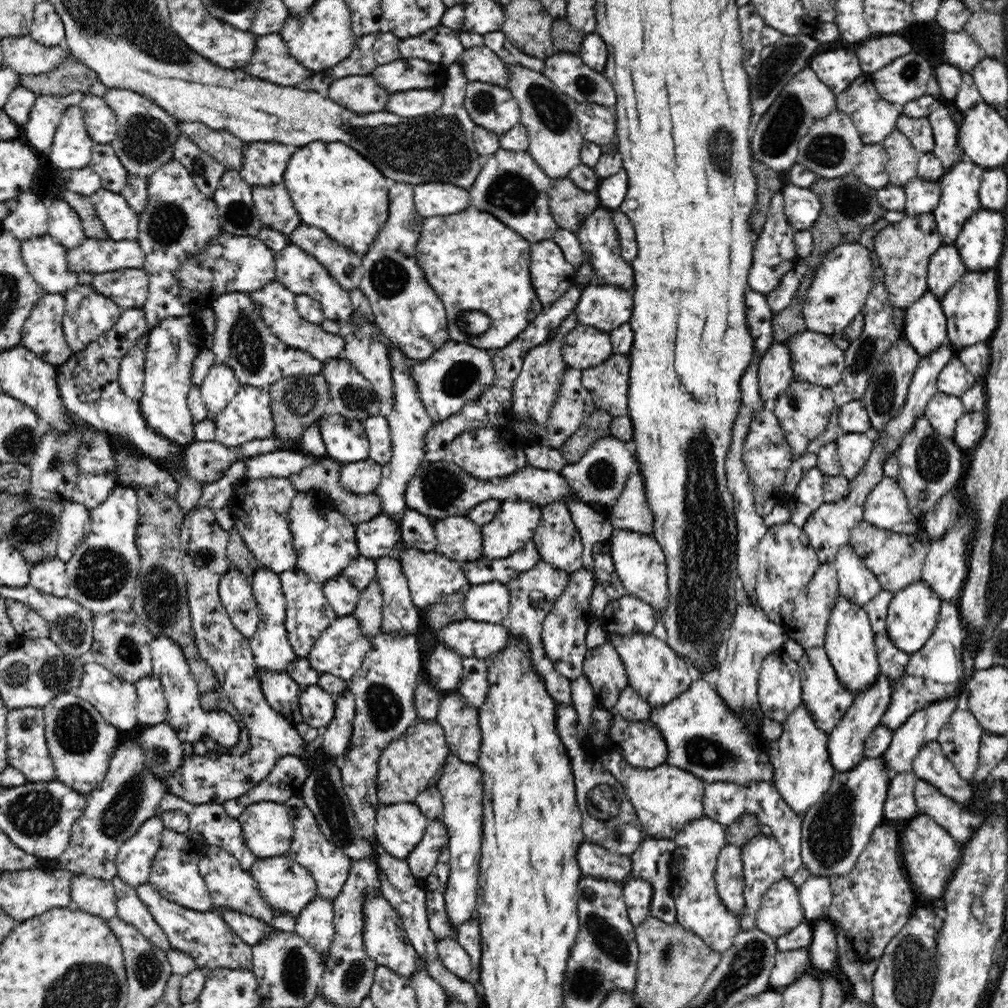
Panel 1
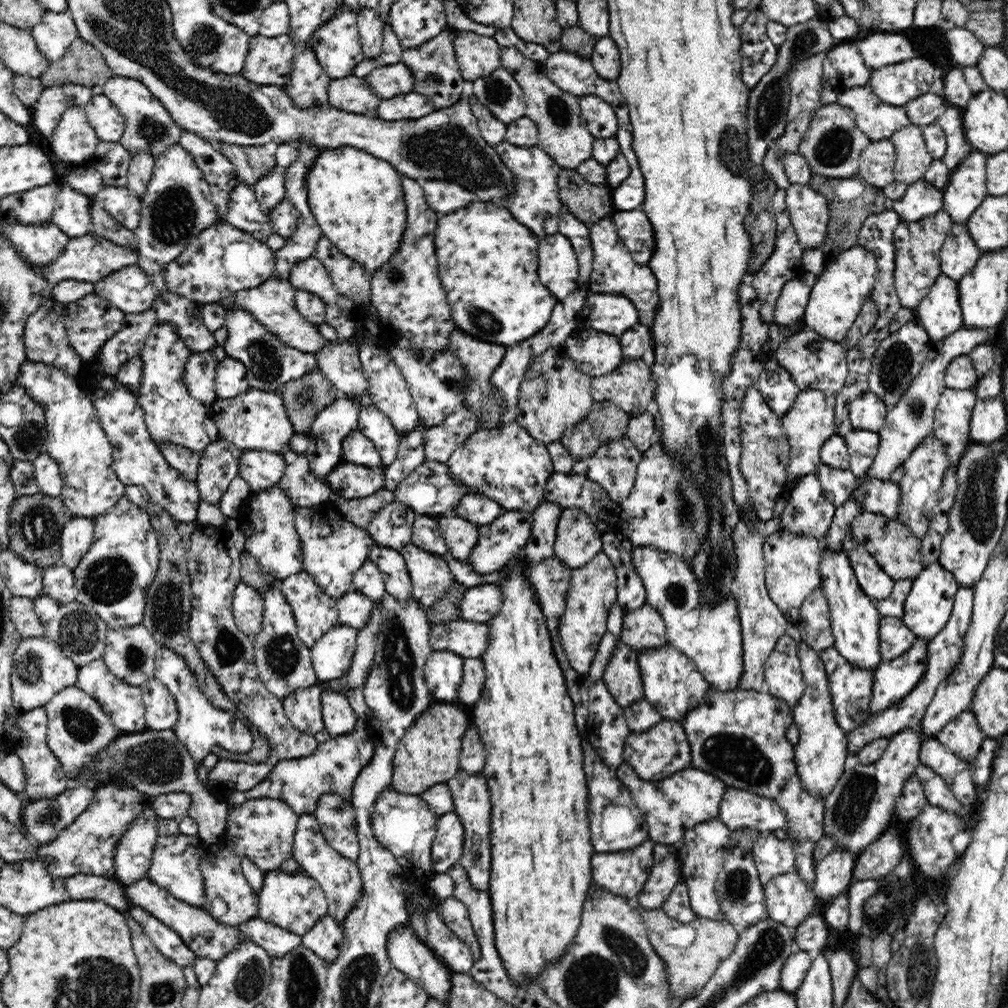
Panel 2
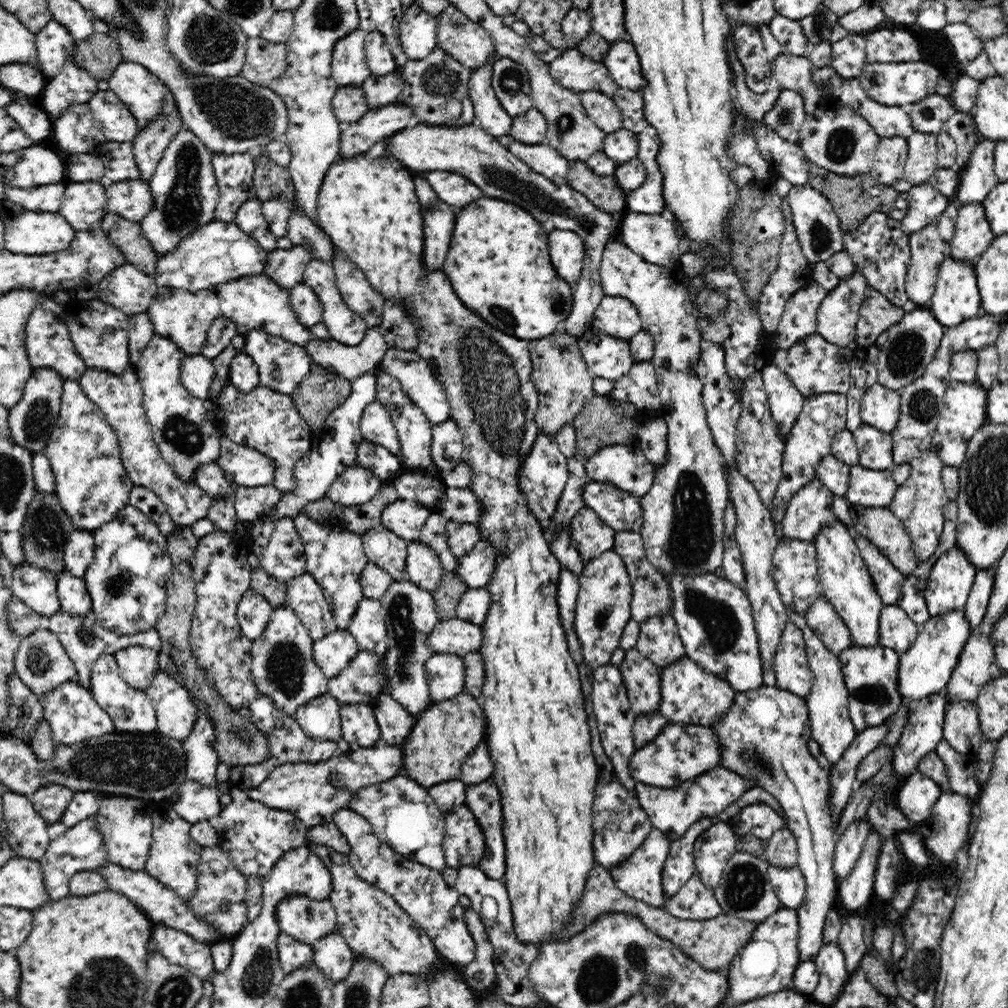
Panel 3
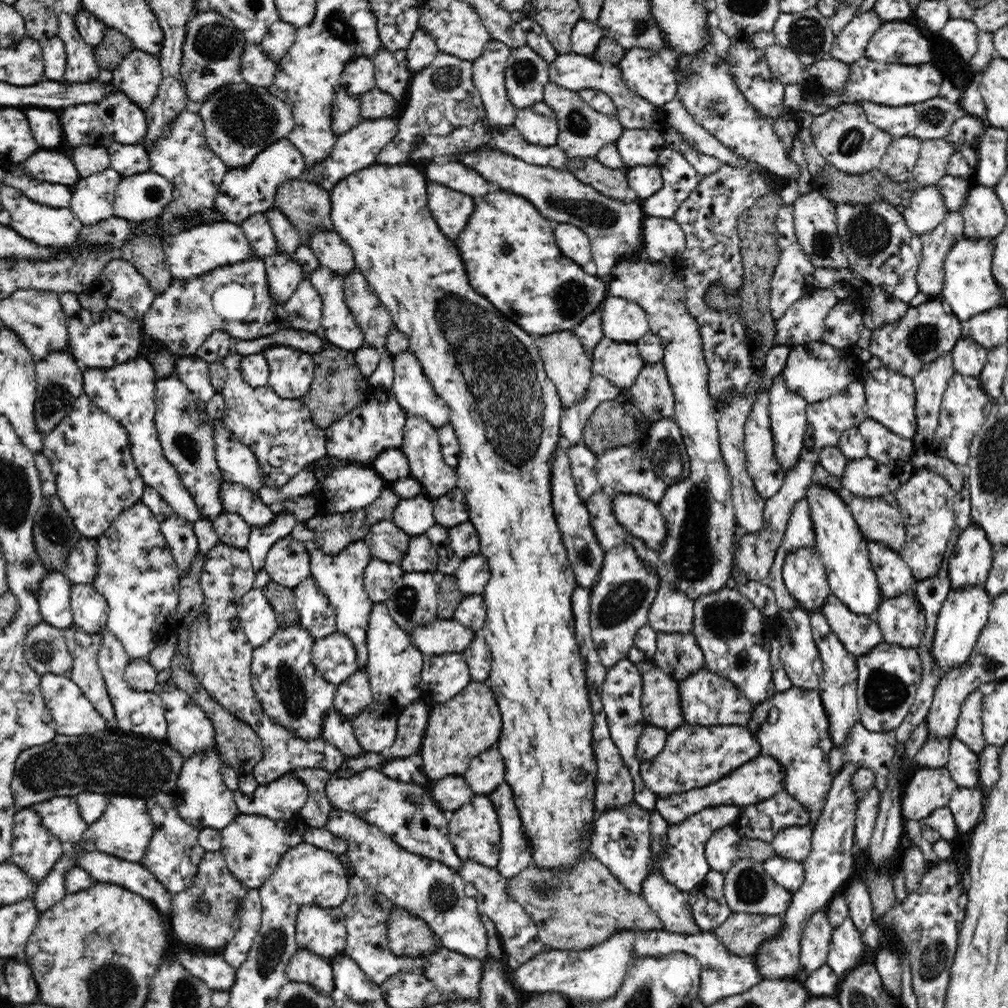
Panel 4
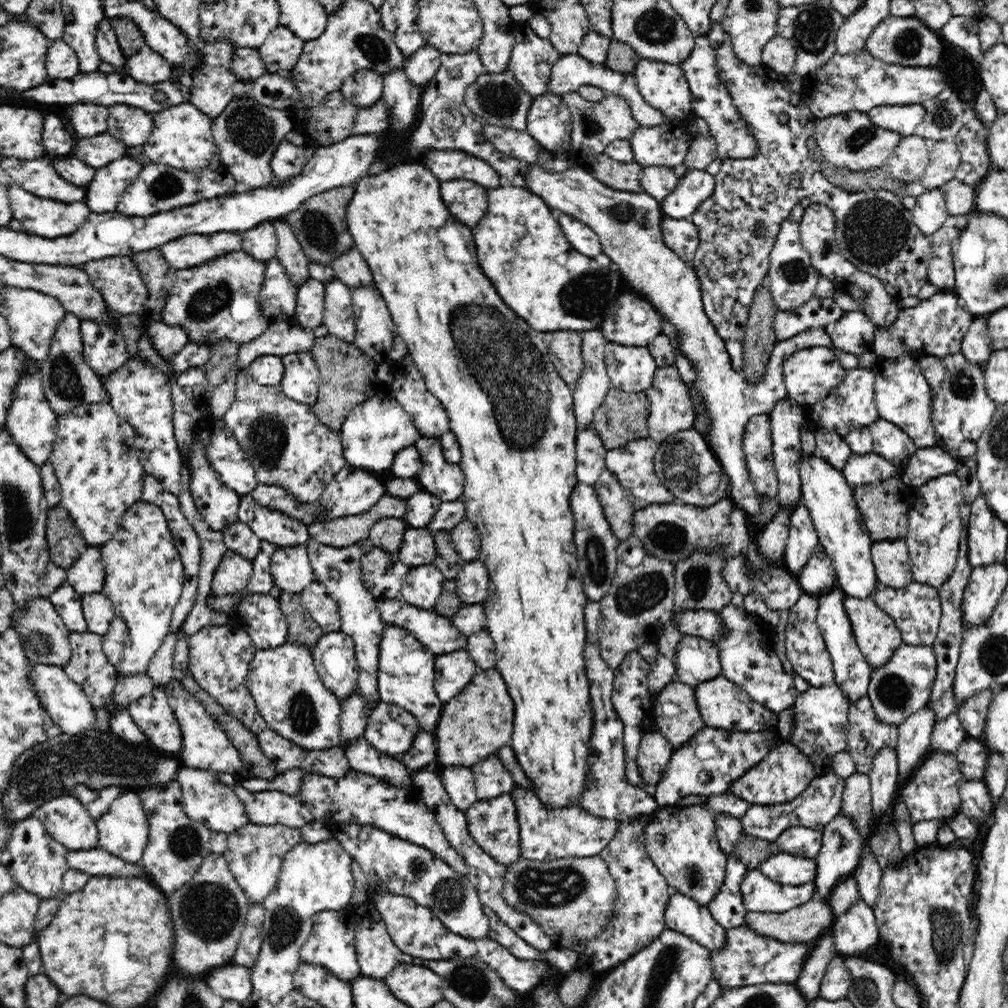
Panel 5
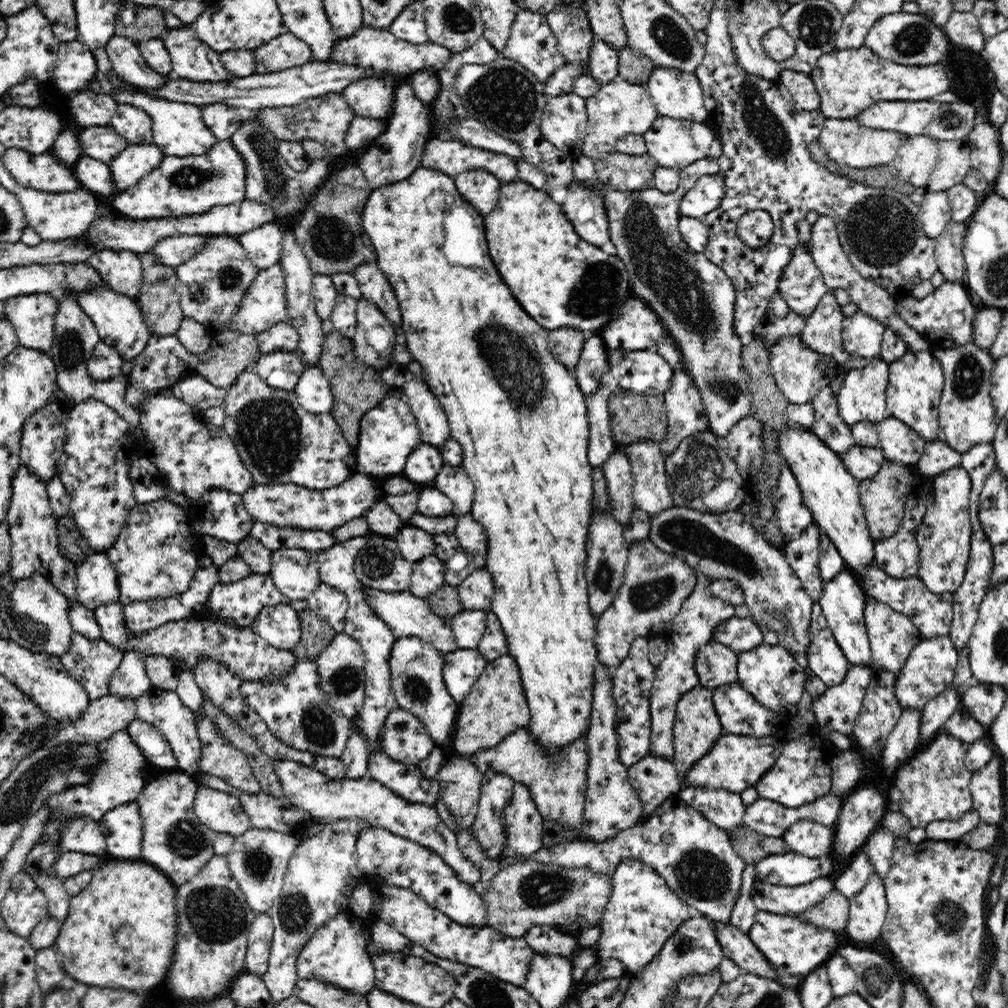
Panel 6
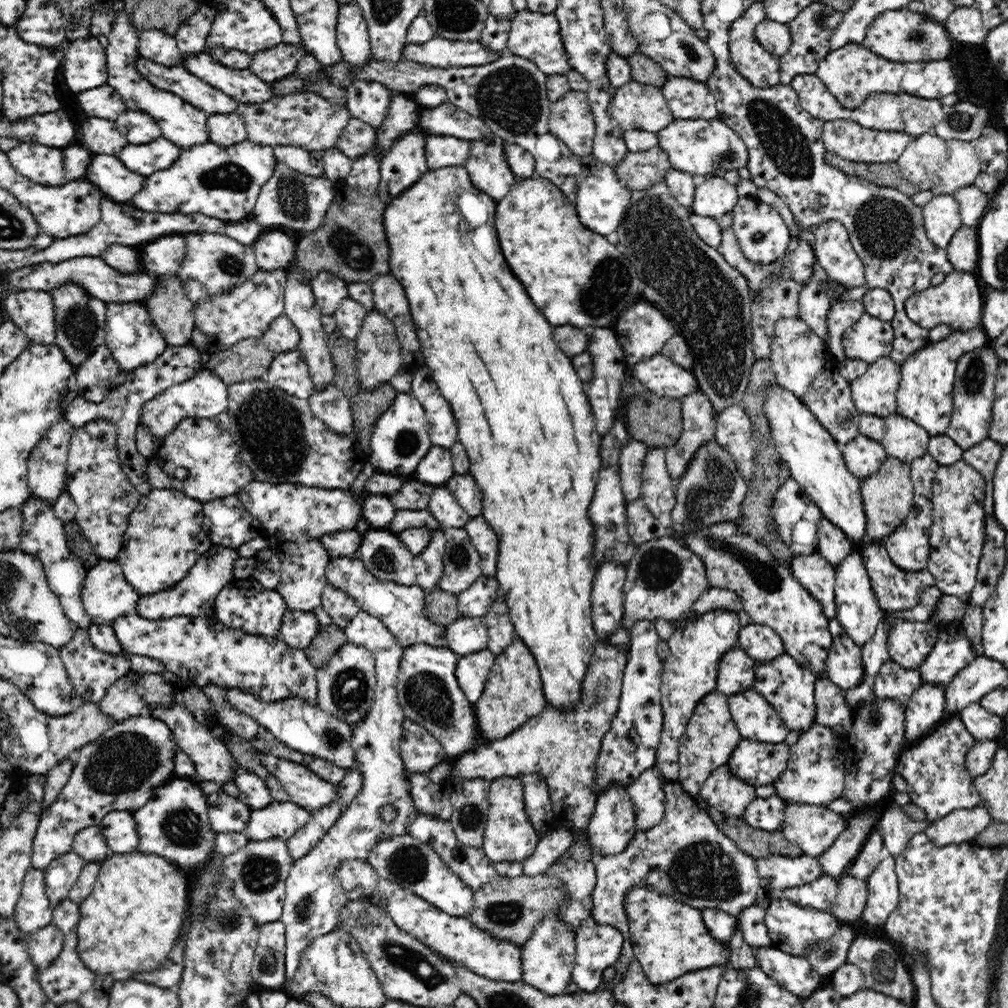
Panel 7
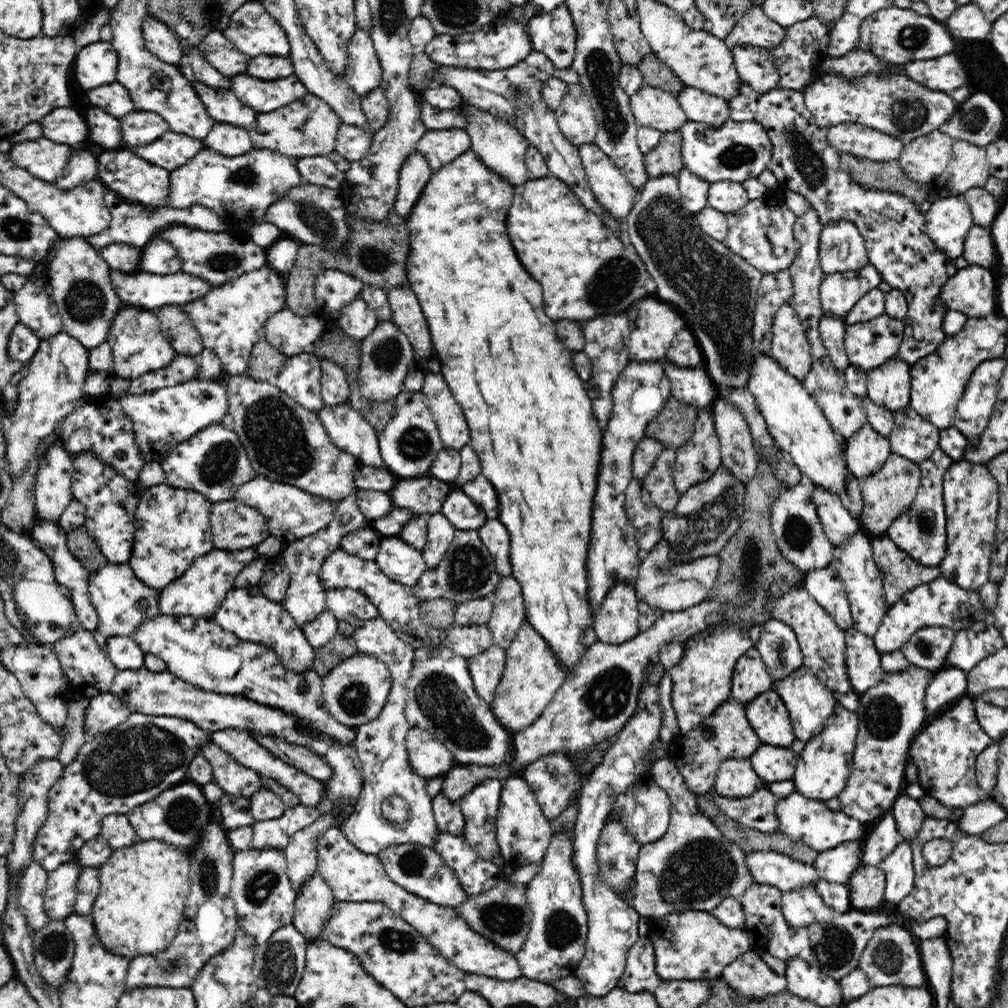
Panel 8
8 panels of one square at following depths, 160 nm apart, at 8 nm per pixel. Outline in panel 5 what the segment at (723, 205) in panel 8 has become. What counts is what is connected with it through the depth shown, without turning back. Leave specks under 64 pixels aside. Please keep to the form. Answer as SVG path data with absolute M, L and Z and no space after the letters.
M686 168L682 176L676 178L676 189L660 202L664 217L688 219L714 191L714 177L695 168Z

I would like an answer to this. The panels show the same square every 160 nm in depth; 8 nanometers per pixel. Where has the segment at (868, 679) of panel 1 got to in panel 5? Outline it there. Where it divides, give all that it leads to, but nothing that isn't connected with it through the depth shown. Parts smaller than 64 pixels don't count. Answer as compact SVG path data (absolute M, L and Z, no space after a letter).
M810 455L799 460L801 480L800 504L809 512L818 542L834 567L838 589L847 597L867 599L881 587L871 557L873 540L868 536L862 522L862 514L856 506L854 489L848 485L843 472L834 469L822 457Z

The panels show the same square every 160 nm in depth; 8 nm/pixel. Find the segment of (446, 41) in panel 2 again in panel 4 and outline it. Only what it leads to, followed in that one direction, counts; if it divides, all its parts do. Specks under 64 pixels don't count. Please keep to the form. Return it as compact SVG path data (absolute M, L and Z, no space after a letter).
M378 46L372 54L375 86L391 94L402 105L399 116L399 129L396 136L378 153L375 162L386 165L415 164L421 159L431 159L433 156L452 156L466 149L476 148L480 144L491 143L490 123L484 113L484 105L478 89L472 83L472 63L451 54L439 51L436 58L424 66L422 70L412 73L411 70L398 62L398 59L384 46Z

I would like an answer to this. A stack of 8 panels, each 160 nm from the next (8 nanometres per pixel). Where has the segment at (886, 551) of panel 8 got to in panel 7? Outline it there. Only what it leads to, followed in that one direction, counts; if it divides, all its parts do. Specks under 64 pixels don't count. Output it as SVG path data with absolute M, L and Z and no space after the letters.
M871 541L860 551L862 563L868 571L868 579L870 579L870 586L874 591L877 605L887 613L897 613L917 607L921 603L923 592L934 585L934 577L927 570L904 571L899 569L892 563L892 559L886 553L886 547L882 546L879 541Z

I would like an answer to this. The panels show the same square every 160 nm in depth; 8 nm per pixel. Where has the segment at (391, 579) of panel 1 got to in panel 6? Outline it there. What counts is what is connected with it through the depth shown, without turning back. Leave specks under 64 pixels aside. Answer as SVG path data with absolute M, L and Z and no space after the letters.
M382 499L375 502L364 514L364 517L371 535L388 539L394 538L407 525Z

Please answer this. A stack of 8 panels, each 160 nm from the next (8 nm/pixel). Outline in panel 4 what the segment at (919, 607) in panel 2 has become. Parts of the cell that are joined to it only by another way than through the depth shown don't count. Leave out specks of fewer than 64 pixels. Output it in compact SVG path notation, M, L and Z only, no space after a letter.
M976 525L963 526L943 567L948 577L948 589L956 591L984 585L992 568L993 551L984 530Z

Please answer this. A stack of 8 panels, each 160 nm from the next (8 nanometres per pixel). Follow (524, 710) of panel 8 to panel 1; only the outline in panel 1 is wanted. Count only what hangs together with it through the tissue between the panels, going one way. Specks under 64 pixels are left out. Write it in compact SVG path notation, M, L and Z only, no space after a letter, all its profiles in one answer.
M436 719L415 722L405 734L390 742L390 745L380 753L378 774L376 774L376 797L379 807L404 804L404 802L414 803L423 790L436 787L438 778L442 776L448 752L451 752L450 748Z

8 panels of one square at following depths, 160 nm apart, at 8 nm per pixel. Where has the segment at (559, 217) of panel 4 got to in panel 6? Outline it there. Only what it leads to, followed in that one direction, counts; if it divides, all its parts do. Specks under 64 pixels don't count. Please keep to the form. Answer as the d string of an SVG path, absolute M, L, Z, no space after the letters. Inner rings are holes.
M576 154L574 164L572 166L572 180L570 182L578 182L586 188L587 190L595 190L599 192L599 196L603 198L603 206L605 206L605 214L607 214L607 222L609 227L609 236L610 241L616 247L616 256L627 268L629 272L630 286L632 294L642 299L647 303L647 305L659 316L662 325L667 329L668 335L674 338L677 348L681 354L681 358L684 363L685 371L692 377L694 384L698 387L700 391L700 396L702 402L704 403L704 409L706 409L706 416L708 417L708 428L710 432L716 435L716 438L721 439L727 437L727 434L731 431L731 428L738 422L741 421L744 417L747 417L751 414L751 390L748 385L748 374L747 370L743 367L741 359L741 350L744 344L744 341L741 341L737 338L737 335L733 332L733 323L732 323L732 308L734 308L734 287L732 287L732 281L726 276L726 273L722 271L718 266L715 266L703 253L700 252L687 252L686 243L682 241L680 232L678 231L678 224L681 218L679 207L681 199L690 191L694 186L698 178L701 178L702 174L717 174L720 168L718 167L718 162L716 158L711 156L706 156L706 158L698 158L694 160L692 164L688 164L684 168L681 168L681 178L679 180L678 189L669 194L663 194L662 191L657 190L656 188L650 188L647 190L638 190L638 191L620 191L612 189L606 183L602 182L598 175L596 174L596 169L594 168L594 161L590 157L587 157L584 154ZM827 288L814 312L805 320L803 330L798 334L802 344L811 346L816 352L830 355L845 371L850 354L841 340L844 315L834 297L834 289Z

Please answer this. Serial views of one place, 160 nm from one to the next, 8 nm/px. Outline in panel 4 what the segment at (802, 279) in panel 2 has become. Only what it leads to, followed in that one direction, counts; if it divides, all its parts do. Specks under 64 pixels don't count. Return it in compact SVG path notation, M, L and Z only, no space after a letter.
M816 288L812 294L790 304L786 312L775 319L776 344L792 348L820 341L825 330L824 320L838 300L831 288Z

